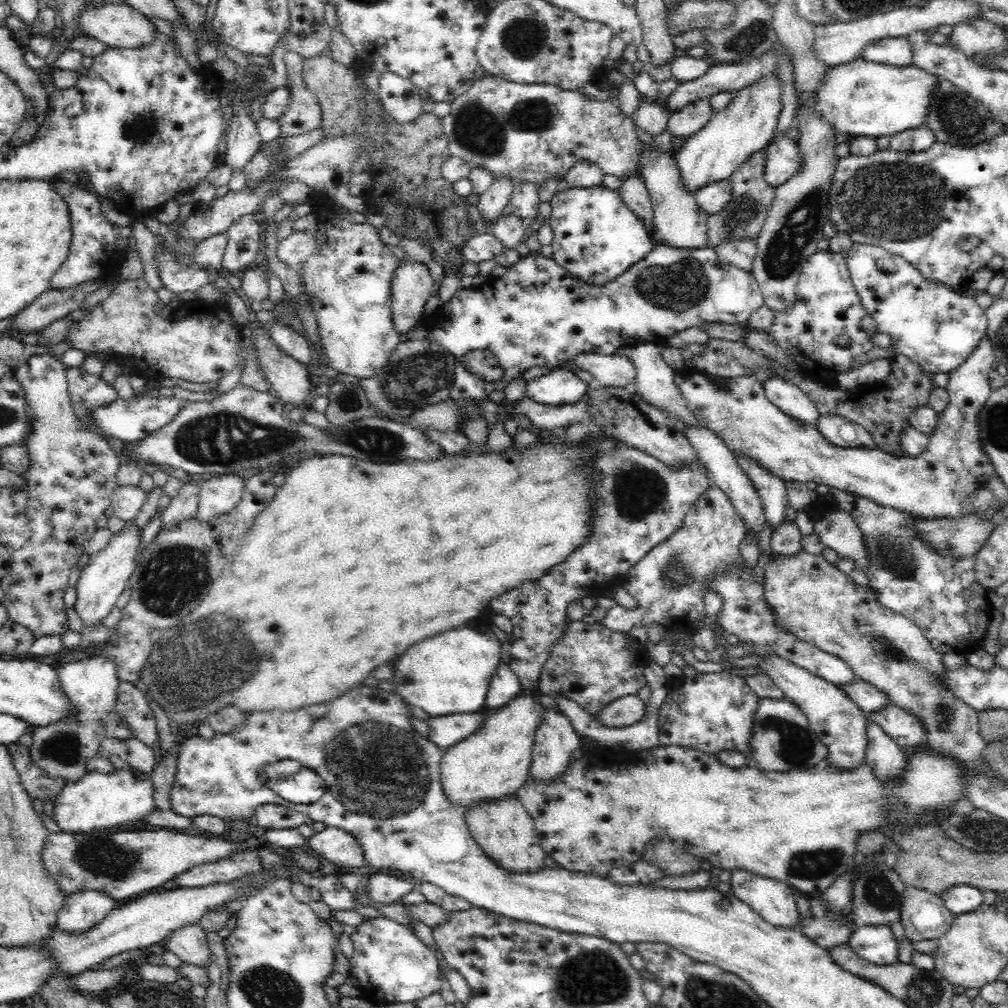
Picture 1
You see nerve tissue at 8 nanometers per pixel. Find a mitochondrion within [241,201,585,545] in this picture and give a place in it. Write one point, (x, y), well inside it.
(410, 381)

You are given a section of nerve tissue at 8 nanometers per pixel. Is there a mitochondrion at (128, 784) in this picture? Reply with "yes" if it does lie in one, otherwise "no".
no

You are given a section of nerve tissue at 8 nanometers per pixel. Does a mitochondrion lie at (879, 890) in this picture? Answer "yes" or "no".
yes

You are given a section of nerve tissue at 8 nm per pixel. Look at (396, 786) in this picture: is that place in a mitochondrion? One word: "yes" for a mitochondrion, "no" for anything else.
yes

